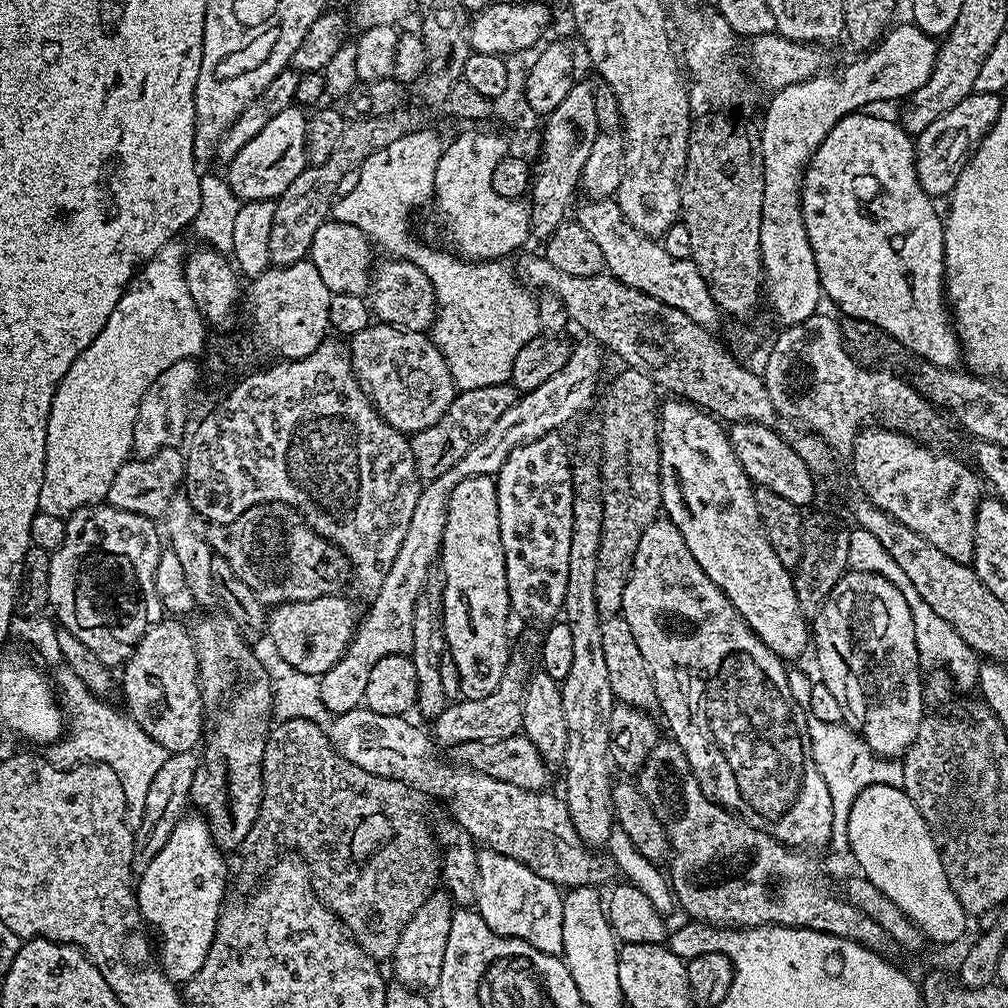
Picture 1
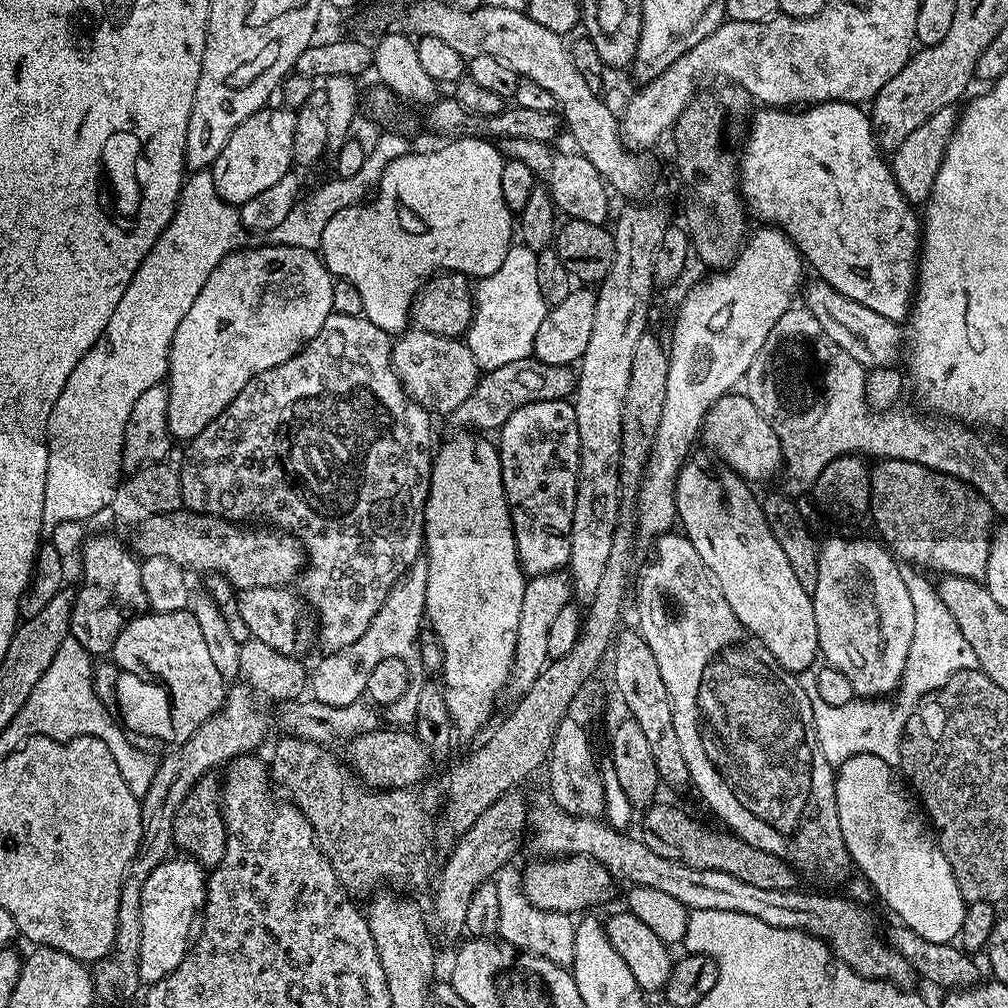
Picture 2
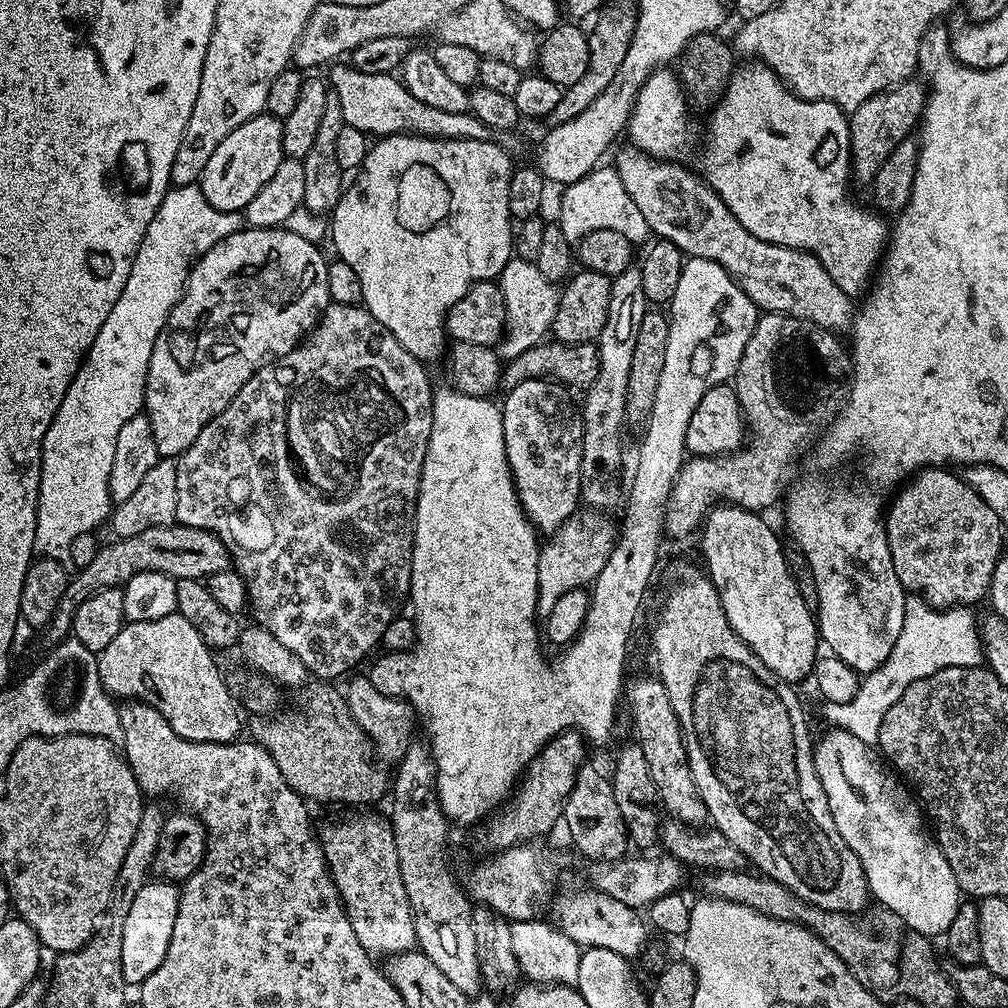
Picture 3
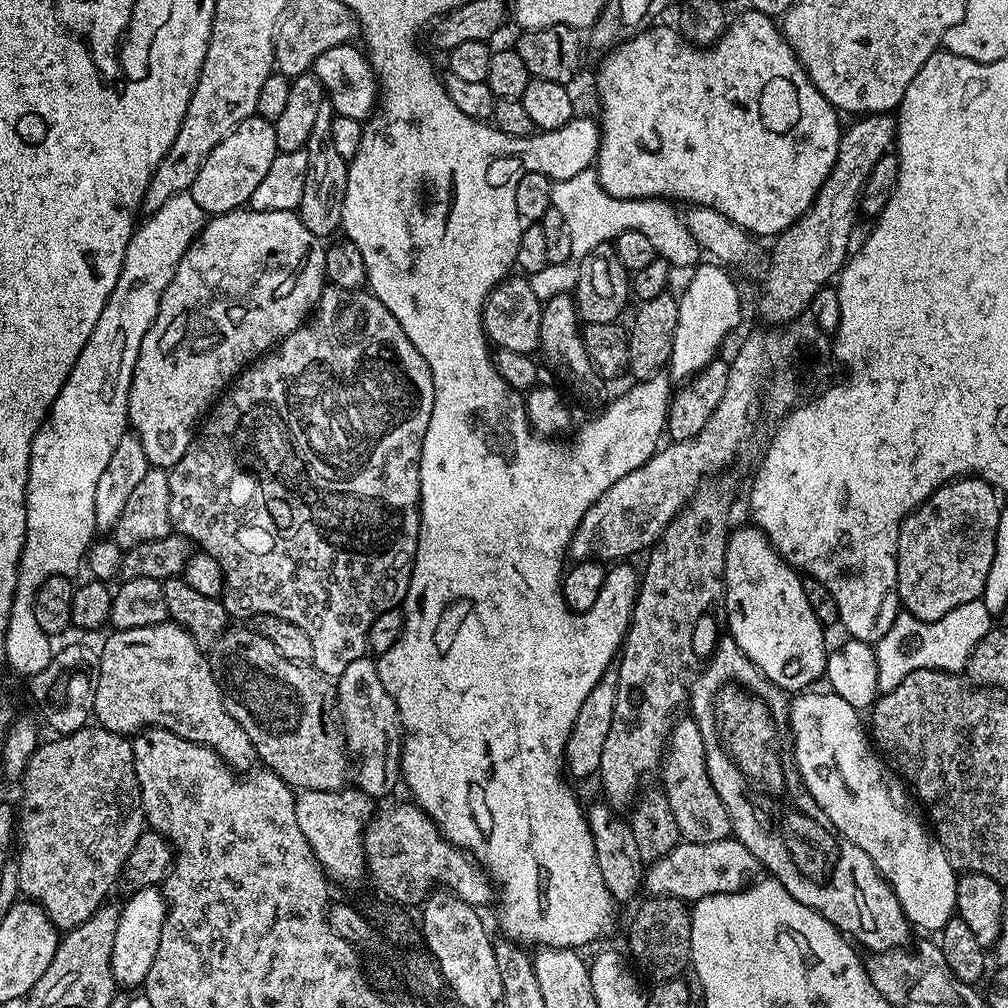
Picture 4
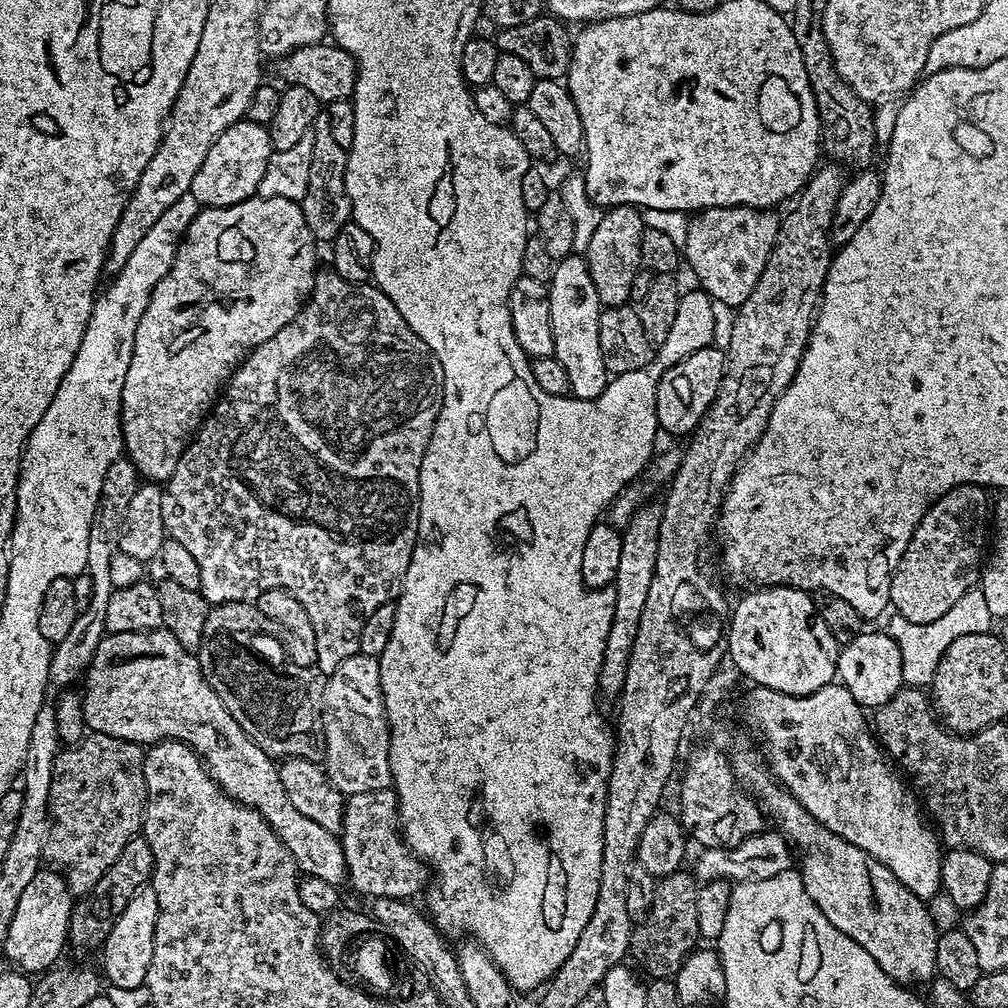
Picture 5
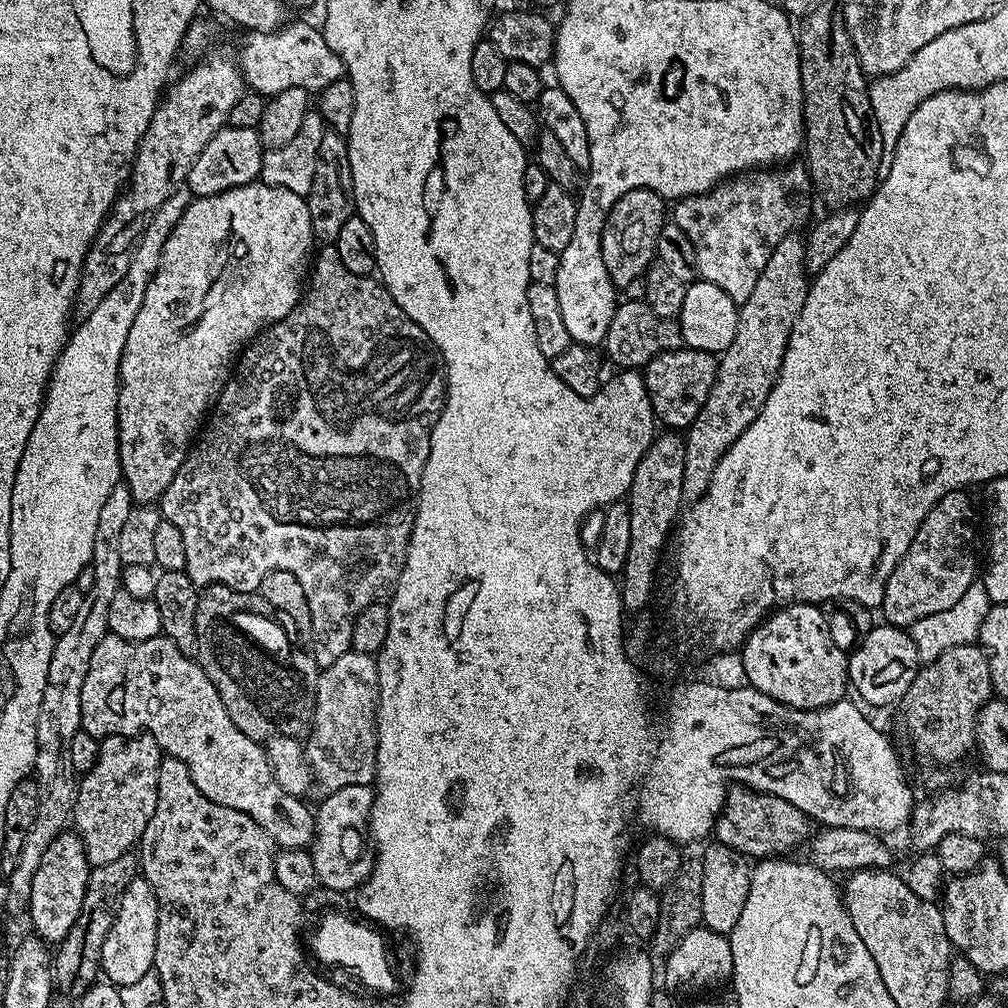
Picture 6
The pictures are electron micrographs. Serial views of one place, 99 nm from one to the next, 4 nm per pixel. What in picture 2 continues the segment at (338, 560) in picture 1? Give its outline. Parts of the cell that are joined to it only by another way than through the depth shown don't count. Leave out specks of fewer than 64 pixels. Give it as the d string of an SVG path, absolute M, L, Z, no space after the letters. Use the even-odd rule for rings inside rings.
M177 510L175 512L167 512L166 514L154 514L154 518L146 518L146 522L135 525L134 531L136 532L132 536L132 544L130 540L130 548L137 557L149 560L150 558L170 558L170 562L174 562L178 567L187 570L192 574L215 574L217 576L224 577L233 589L243 590L245 588L253 588L254 586L266 586L267 588L278 588L281 586L288 586L299 577L302 569L306 564L306 553L303 548L300 547L300 541L291 534L285 534L283 531L277 530L272 526L264 526L268 528L251 528L251 523L248 522L233 522L231 520L225 520L222 516L209 516L206 512L193 512L191 510Z

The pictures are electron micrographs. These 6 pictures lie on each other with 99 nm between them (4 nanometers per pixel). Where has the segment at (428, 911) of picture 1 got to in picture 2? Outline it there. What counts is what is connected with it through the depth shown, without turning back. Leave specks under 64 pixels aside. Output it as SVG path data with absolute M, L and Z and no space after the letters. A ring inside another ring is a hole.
M517 794L498 798L476 819L470 830L459 833L456 845L436 880L436 893L432 896L430 924L440 932L460 932L466 922L466 910L472 892L480 884L491 881L520 848L520 835L526 832L526 800Z

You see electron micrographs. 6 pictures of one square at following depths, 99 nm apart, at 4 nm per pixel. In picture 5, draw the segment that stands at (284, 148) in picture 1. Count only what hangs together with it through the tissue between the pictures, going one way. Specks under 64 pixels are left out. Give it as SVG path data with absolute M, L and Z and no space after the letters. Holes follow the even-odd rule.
M246 118L239 120L218 134L218 142L210 146L202 166L198 166L191 190L194 198L205 208L225 208L257 195L258 182L262 182L262 174L266 174L266 162L270 162L272 153L267 127Z

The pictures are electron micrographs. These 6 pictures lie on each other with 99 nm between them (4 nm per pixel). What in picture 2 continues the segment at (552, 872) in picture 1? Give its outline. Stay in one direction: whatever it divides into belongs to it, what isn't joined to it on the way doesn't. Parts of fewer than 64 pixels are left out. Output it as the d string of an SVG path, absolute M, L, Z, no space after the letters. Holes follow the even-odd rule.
M551 795L536 796L530 800L530 811L527 813L526 820L530 825L530 836L532 832L532 848L540 858L563 858L566 856L588 856L592 860L597 860L604 869L617 881L629 880L629 885L640 885L642 887L653 887L662 890L663 893L670 894L685 908L697 912L698 910L730 910L738 914L750 914L750 918L758 918L758 922L766 922L766 926L774 926L782 930L793 928L796 932L805 932L811 936L816 936L824 941L832 952L846 966L850 966L865 980L886 980L890 984L895 984L898 988L905 990L913 987L912 983L917 983L918 977L912 971L910 962L902 958L890 947L882 935L876 929L876 920L868 913L867 907L853 904L851 900L841 896L819 896L816 892L800 892L796 888L790 890L762 890L762 886L750 886L750 882L742 882L738 878L733 878L731 874L722 874L722 870L698 870L678 862L670 862L670 858L662 858L662 854L654 854L644 844L643 839L625 834L623 831L614 829L600 818L591 816L571 816L569 812L564 812L552 801Z

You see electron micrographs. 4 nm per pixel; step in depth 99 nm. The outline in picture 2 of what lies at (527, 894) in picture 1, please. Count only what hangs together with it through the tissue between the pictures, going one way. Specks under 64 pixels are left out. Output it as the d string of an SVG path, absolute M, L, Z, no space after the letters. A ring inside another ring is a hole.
M505 866L494 877L498 890L498 922L495 931L505 944L513 944L525 952L546 958L555 964L571 965L574 958L576 924L567 912L547 912L524 897L522 876L512 866Z

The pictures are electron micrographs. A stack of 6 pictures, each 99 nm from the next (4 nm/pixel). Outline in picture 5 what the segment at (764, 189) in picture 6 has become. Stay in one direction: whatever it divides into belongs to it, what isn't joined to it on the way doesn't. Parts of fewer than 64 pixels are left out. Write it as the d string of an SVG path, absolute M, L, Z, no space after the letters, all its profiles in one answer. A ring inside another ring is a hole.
M707 208L689 219L682 256L692 267L701 289L717 305L735 310L750 298L750 290L758 286L766 258L776 244L780 220L763 208Z

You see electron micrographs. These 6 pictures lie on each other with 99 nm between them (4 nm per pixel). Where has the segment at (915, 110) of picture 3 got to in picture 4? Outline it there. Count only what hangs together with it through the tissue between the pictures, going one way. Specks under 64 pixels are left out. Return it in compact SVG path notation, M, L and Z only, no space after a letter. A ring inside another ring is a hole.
M864 114L843 129L838 158L822 182L814 202L798 222L775 237L768 273L764 276L764 289L760 292L760 316L772 326L791 324L805 315L812 299L839 277L850 256L848 243L852 240L852 227L856 224L860 197L870 170L878 166L878 158L889 155L896 143L897 117L892 114Z

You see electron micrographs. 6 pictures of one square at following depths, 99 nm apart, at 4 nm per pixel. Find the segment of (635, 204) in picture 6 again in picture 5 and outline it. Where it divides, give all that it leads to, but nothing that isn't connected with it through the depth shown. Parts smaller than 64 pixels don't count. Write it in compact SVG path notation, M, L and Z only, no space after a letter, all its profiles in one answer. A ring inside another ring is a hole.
M618 204L614 208L607 209L603 213L598 228L594 230L586 249L586 259L590 278L594 278L594 290L598 290L598 298L604 308L613 308L619 304L626 304L632 300L632 287L634 278L642 270L640 263L640 243L645 230L645 222L639 207L630 204Z

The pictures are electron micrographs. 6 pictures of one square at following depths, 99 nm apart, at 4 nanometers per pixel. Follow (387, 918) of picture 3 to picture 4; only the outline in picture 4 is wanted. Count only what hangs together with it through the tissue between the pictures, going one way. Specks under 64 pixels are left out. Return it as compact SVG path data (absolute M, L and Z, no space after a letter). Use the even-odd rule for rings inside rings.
M345 786L339 792L334 790L310 790L305 788L295 793L296 805L294 814L298 814L298 826L306 842L312 848L312 854L329 877L337 876L344 884L352 884L355 880L364 880L366 865L364 863L364 829L374 815L373 797L367 796L361 788Z

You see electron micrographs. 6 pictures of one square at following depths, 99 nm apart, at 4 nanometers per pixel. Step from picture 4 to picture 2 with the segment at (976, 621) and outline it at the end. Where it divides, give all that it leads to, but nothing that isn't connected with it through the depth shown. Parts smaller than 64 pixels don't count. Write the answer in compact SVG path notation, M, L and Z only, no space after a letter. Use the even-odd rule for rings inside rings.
M905 563L900 564L900 573L902 582L906 582L906 590L910 590L910 602L914 602L914 638L910 638L908 661L900 676L900 684L891 698L853 698L846 702L846 706L830 706L822 702L818 695L815 675L811 671L799 673L802 690L806 690L812 703L816 747L833 766L839 766L858 754L874 754L887 764L895 765L900 754L900 736L910 714L914 714L920 704L920 699L946 686L954 674L976 667L970 642L962 638L962 630L958 630L958 622L954 622L954 614L946 610L935 585L924 577L927 575Z

